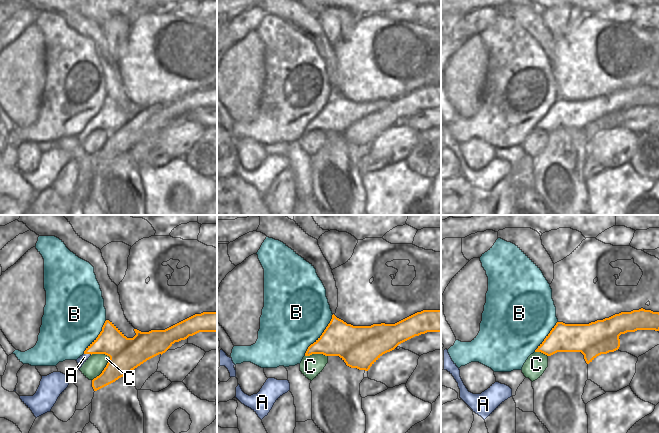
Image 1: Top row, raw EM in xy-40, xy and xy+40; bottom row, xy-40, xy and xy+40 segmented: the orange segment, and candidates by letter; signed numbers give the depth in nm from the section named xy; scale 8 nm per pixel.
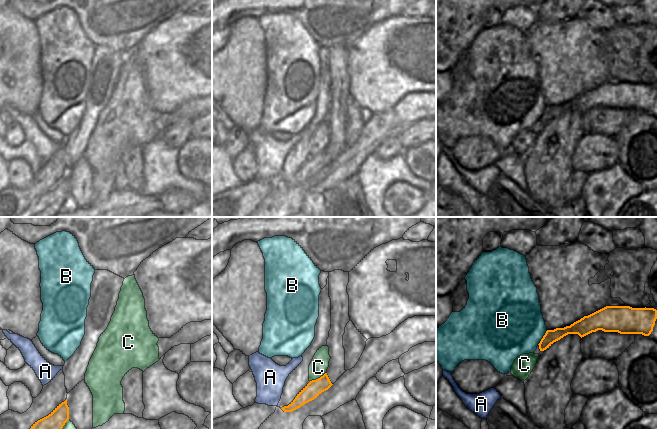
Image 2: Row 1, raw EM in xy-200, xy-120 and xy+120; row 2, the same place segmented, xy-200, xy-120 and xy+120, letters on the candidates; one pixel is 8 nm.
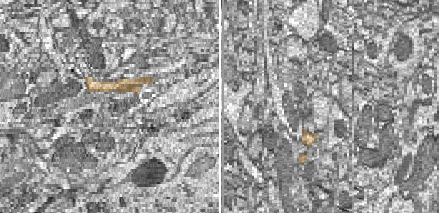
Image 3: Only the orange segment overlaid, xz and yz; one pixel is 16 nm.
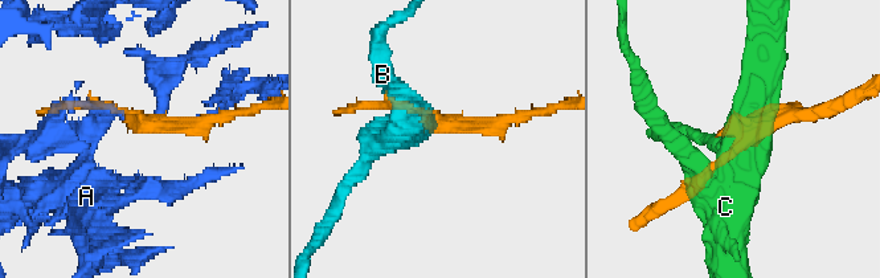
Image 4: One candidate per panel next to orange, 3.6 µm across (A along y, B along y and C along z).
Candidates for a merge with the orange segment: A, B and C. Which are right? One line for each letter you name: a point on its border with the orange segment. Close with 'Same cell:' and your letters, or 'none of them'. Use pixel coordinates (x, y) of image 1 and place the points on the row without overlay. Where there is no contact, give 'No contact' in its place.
Same cell: none of them.

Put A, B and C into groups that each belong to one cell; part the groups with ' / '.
A / B / C

